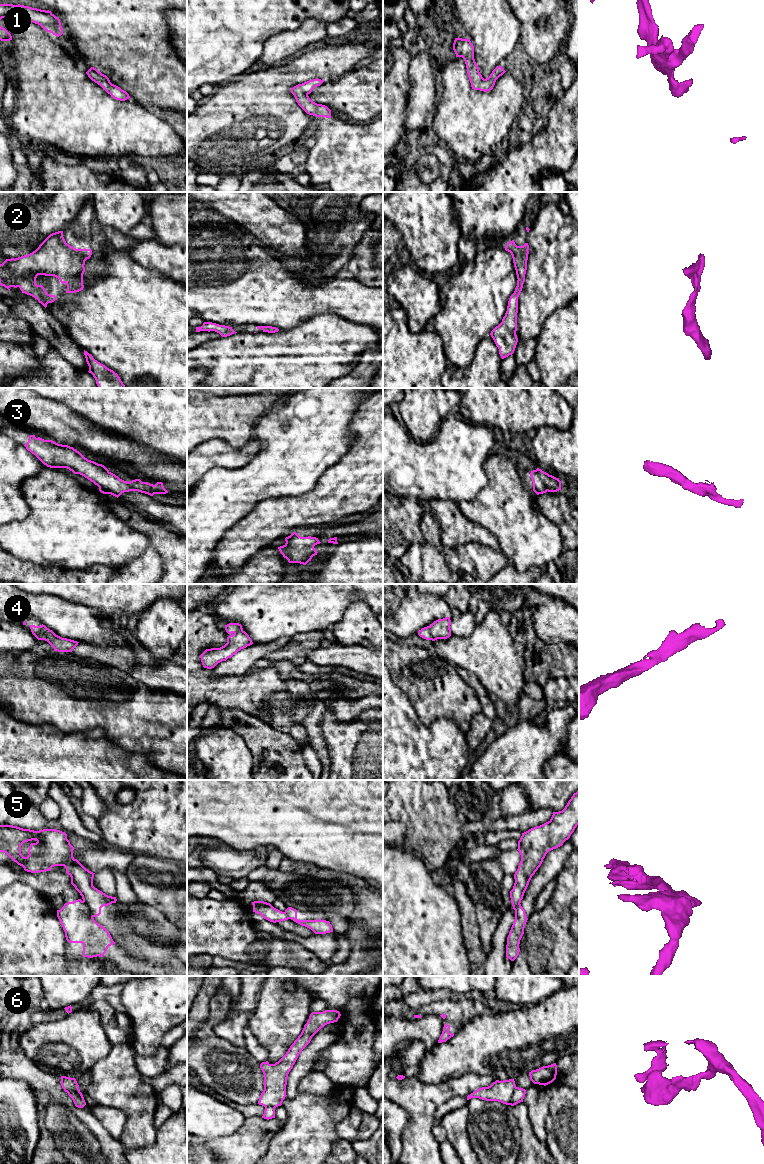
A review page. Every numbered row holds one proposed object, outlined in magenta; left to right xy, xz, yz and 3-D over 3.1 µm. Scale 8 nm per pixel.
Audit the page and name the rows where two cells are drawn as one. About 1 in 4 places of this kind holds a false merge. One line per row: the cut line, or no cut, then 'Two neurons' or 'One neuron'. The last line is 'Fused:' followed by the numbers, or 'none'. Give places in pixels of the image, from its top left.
1: No split. One neuron
2: No split. One neuron
3: No split. One neuron
4: No split. One neuron
5: Split along xy (83, 900), (93, 916). Two neurons
6: Split along yz (516, 1087), (510, 1104). Two neurons
Fused: 5, 6

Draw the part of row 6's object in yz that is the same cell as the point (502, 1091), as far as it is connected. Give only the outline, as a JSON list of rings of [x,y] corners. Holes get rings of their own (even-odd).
[[[514,1079],[499,1081],[496,1080],[488,1087],[482,1087],[467,1096],[479,1098],[486,1101],[498,1101],[506,1105],[511,1105],[513,1093],[516,1088]]]

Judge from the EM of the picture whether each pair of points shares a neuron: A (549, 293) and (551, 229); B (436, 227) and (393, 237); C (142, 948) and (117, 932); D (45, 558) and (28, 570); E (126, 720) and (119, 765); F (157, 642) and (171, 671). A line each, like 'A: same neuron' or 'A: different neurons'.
A: same neuron
B: different neurons
C: same neuron
D: different neurons
E: different neurons
F: different neurons

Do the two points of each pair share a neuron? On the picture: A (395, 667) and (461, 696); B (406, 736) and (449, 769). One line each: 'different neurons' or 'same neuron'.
A: same neuron
B: same neuron

